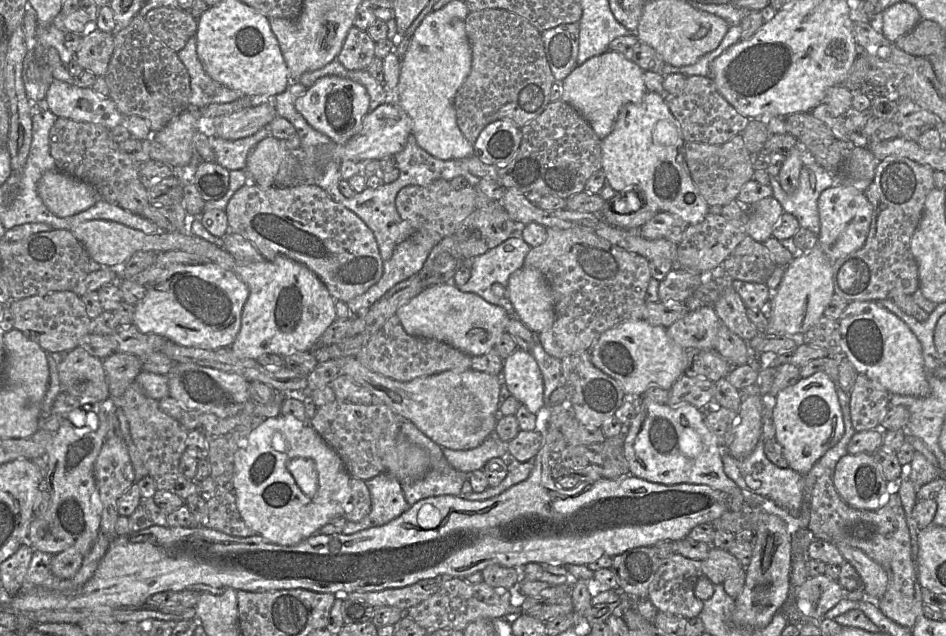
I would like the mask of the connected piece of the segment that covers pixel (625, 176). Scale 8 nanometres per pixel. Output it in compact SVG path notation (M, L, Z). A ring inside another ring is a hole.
M647 91L640 103L626 104L617 117L612 132L602 140L602 170L606 182L618 193L637 192L651 211L670 212L689 225L697 224L710 213L709 205L698 192L689 174L679 121L671 113L664 95Z

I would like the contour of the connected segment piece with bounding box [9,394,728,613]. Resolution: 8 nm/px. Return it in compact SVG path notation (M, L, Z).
M567 394L567 403L552 407L546 437L533 459L534 467L529 477L496 497L481 501L470 501L451 495L429 497L419 500L399 517L382 526L349 535L316 533L295 545L274 544L259 535L231 536L206 526L183 528L153 525L113 538L93 576L82 587L72 591L44 587L26 590L20 588L9 604L21 613L81 609L96 605L134 607L147 602L158 592L196 590L200 593L221 594L231 588L250 592L302 588L333 593L337 598L341 593L401 588L437 576L465 579L492 564L508 568L530 562L587 566L602 556L614 557L633 548L653 547L659 542L682 540L694 527L704 523L711 524L728 511L726 495L707 485L664 485L633 475L614 479L602 477L580 482L571 490L560 489L552 477L554 461L550 451L556 439L556 430L560 430L570 415L572 406L569 406Z

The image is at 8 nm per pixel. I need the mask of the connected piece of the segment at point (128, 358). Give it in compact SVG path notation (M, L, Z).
M114 352L102 361L111 399L120 398L142 371L141 359L133 354Z

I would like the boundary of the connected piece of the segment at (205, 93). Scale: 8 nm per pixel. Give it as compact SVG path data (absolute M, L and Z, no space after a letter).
M196 35L189 38L177 55L190 76L190 107L202 109L213 103L230 103L242 96L240 92L213 80L205 72L197 55Z

